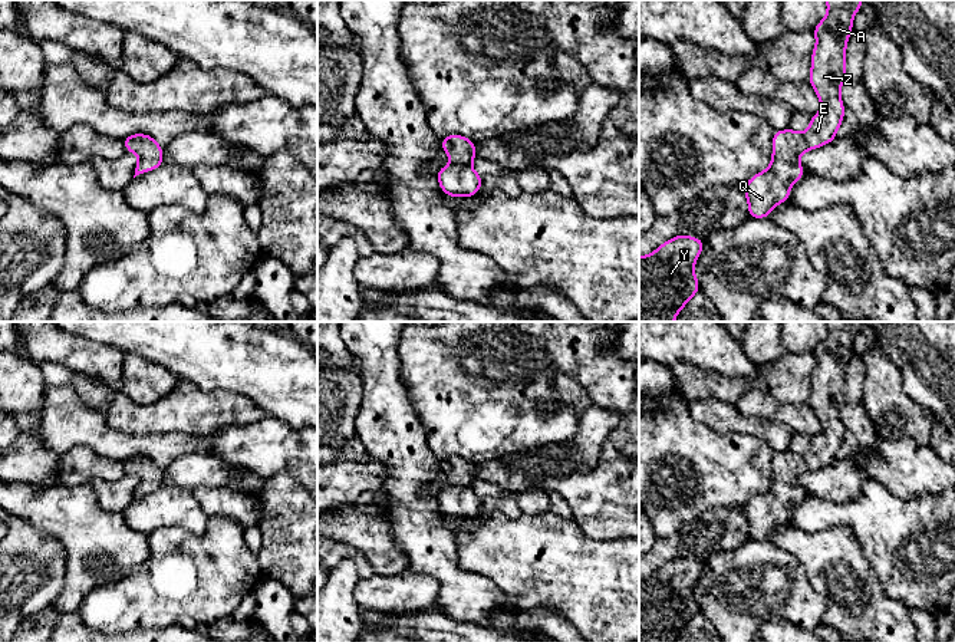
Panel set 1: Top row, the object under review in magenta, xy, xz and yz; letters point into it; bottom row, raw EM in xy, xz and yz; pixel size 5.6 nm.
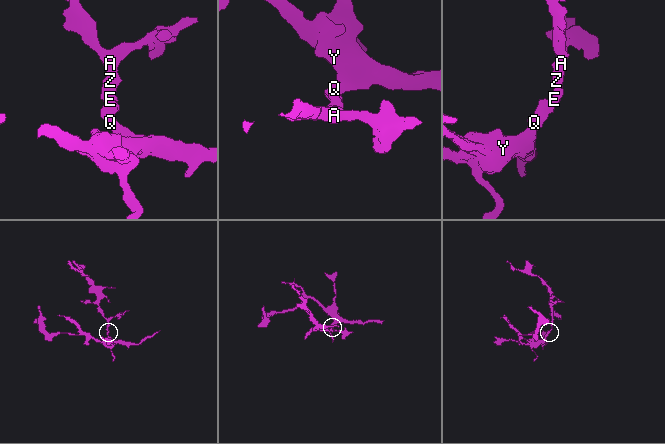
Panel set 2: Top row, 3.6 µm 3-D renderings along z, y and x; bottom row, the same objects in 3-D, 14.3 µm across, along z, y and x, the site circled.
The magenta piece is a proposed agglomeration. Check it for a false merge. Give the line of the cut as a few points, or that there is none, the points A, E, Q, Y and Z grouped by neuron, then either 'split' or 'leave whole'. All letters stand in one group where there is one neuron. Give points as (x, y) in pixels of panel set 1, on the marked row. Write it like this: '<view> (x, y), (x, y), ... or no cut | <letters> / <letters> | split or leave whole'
no cut | A E Q Y Z | leave whole

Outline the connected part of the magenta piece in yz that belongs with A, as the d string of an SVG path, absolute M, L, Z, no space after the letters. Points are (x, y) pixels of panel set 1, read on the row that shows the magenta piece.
M826 0L829 11L813 29L817 39L811 53L809 82L814 88L823 109L810 118L804 134L793 129L774 131L770 167L755 174L742 190L748 200L751 218L765 218L771 210L790 198L793 182L804 177L797 159L807 151L836 139L844 116L840 86L846 80L846 43L862 0Z

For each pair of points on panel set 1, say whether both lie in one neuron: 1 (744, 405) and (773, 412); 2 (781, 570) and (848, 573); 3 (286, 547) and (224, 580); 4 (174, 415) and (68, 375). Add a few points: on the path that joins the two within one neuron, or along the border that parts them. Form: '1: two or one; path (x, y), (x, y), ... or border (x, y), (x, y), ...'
1: one; path (751, 405), (766, 407)
2: two; border (781, 549), (799, 562), (810, 585), (825, 601)
3: two; border (256, 555), (264, 576)
4: one; path (148, 415), (122, 415), (94, 398)

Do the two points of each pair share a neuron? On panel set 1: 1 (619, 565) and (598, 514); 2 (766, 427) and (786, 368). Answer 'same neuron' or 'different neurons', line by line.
1: different neurons
2: different neurons

